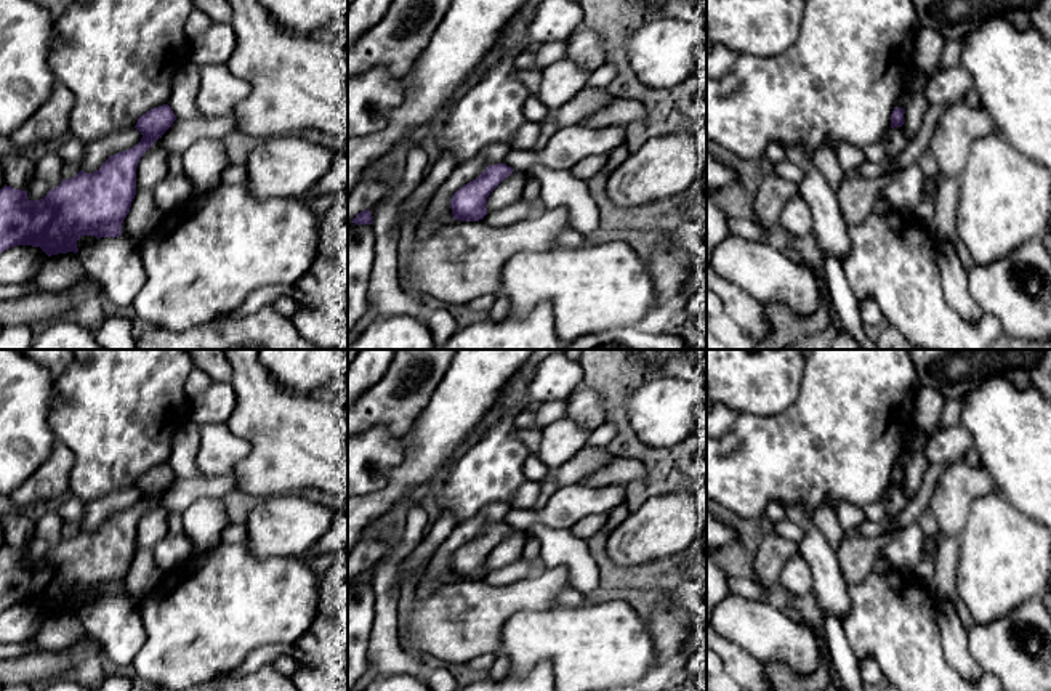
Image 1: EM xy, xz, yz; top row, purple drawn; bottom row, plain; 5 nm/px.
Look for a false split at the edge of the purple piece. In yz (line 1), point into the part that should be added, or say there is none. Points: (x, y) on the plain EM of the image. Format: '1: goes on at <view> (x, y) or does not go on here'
1: does not go on here

